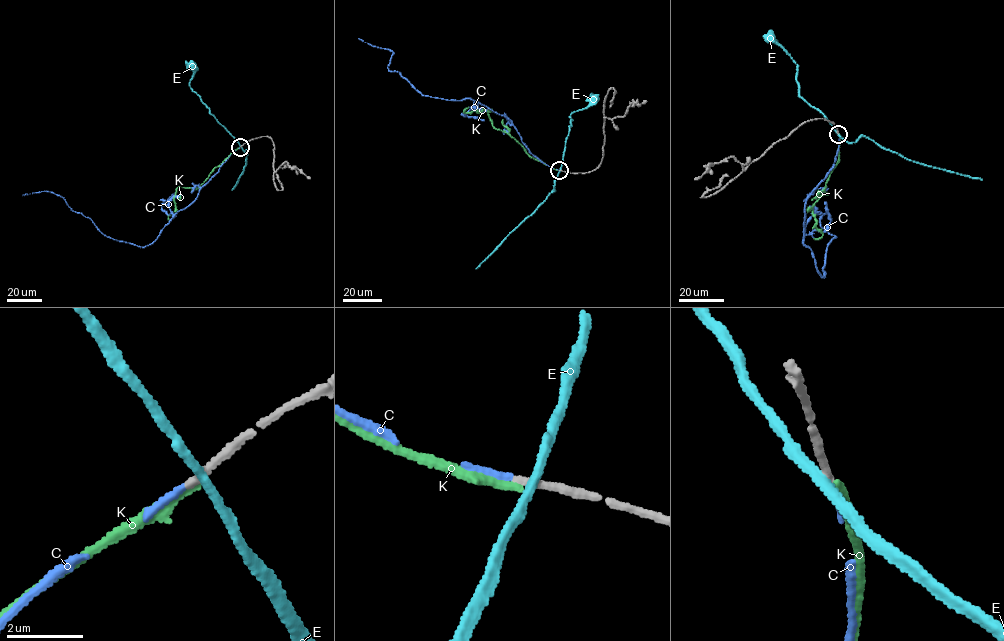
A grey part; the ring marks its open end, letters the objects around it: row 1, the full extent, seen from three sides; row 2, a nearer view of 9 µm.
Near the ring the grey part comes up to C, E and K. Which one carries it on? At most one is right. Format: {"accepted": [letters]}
{"accepted": ["C"]}

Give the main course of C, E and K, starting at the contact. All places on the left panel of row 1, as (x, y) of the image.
C: (240, 146), (195, 200), (144, 246), (105, 236), (90, 219), (71, 210), (64, 199), (52, 192), (22, 195)
E: (241, 146), (190, 87), (193, 67)
K: (240, 146), (198, 186), (177, 188), (175, 211), (168, 216), (170, 220)

